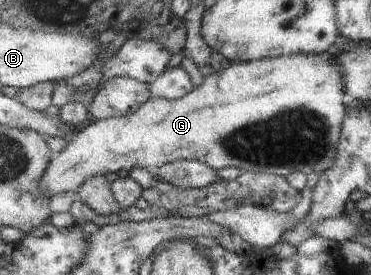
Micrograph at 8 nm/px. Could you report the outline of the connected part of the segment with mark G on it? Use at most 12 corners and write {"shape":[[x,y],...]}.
{"shape":[[336,56],[205,71],[179,100],[89,120],[44,195],[196,160],[328,171],[350,105]]}

